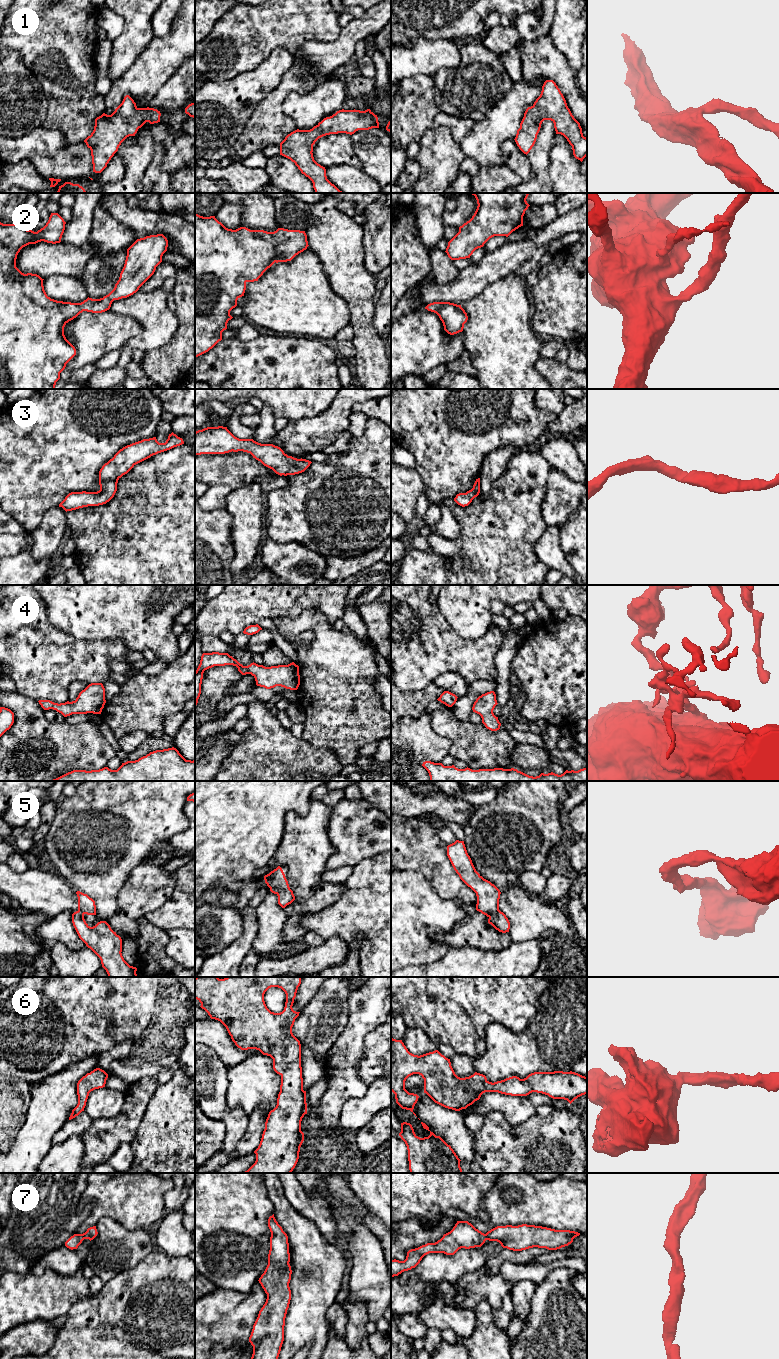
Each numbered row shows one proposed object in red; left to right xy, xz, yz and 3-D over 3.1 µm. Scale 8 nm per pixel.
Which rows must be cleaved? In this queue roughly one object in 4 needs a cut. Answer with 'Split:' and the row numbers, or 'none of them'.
Split: none of them

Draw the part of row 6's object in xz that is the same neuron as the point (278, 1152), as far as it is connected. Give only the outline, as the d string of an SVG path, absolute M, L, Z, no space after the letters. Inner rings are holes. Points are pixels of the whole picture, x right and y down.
M195 977L195 999L201 1003L211 1019L220 1021L227 1029L232 1041L241 1050L256 1049L263 1055L273 1059L273 1069L281 1076L280 1092L276 1107L271 1110L265 1122L265 1129L256 1154L255 1163L243 1173L291 1173L295 1168L300 1147L304 1141L304 1133L301 1131L301 1121L307 1114L306 1091L303 1090L303 1078L301 1067L301 1044L293 1035L292 1027L300 1012L293 1010L292 1006L301 977ZM271 987L281 988L286 994L284 1010L280 1013L271 1012L264 1001L265 992Z

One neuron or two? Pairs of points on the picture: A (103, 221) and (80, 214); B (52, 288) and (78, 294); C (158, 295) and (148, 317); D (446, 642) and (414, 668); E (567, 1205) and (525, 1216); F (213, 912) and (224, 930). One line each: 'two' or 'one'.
A: two
B: one
C: one
D: one
E: one
F: one

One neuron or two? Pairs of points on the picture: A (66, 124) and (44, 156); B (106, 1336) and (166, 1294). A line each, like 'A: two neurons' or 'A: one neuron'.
A: two neurons
B: one neuron

